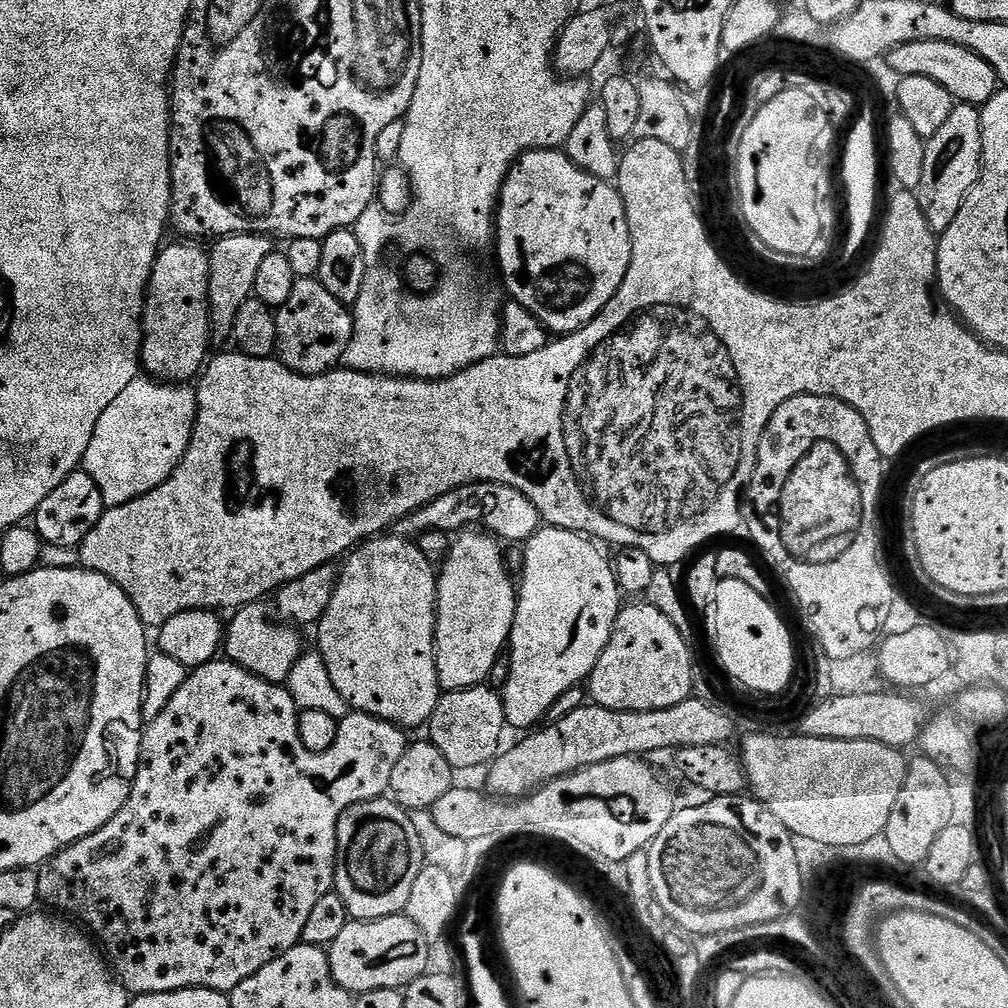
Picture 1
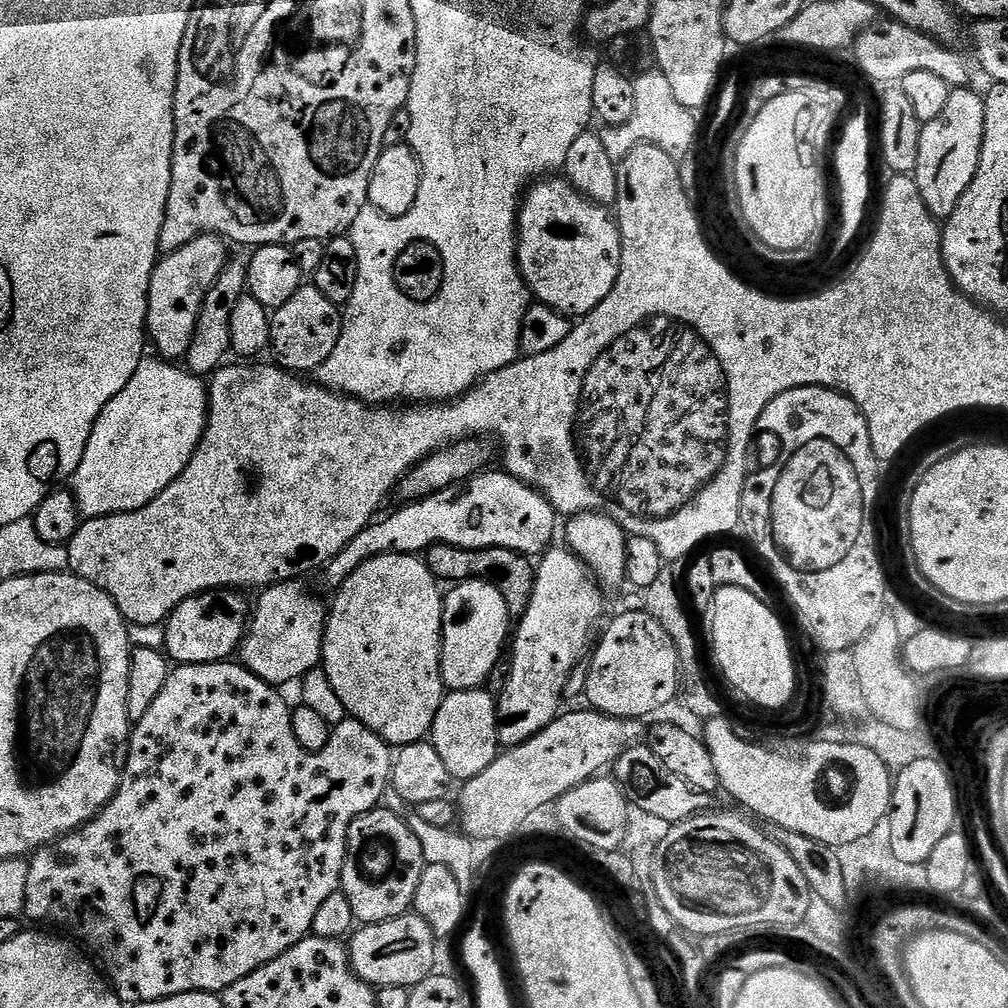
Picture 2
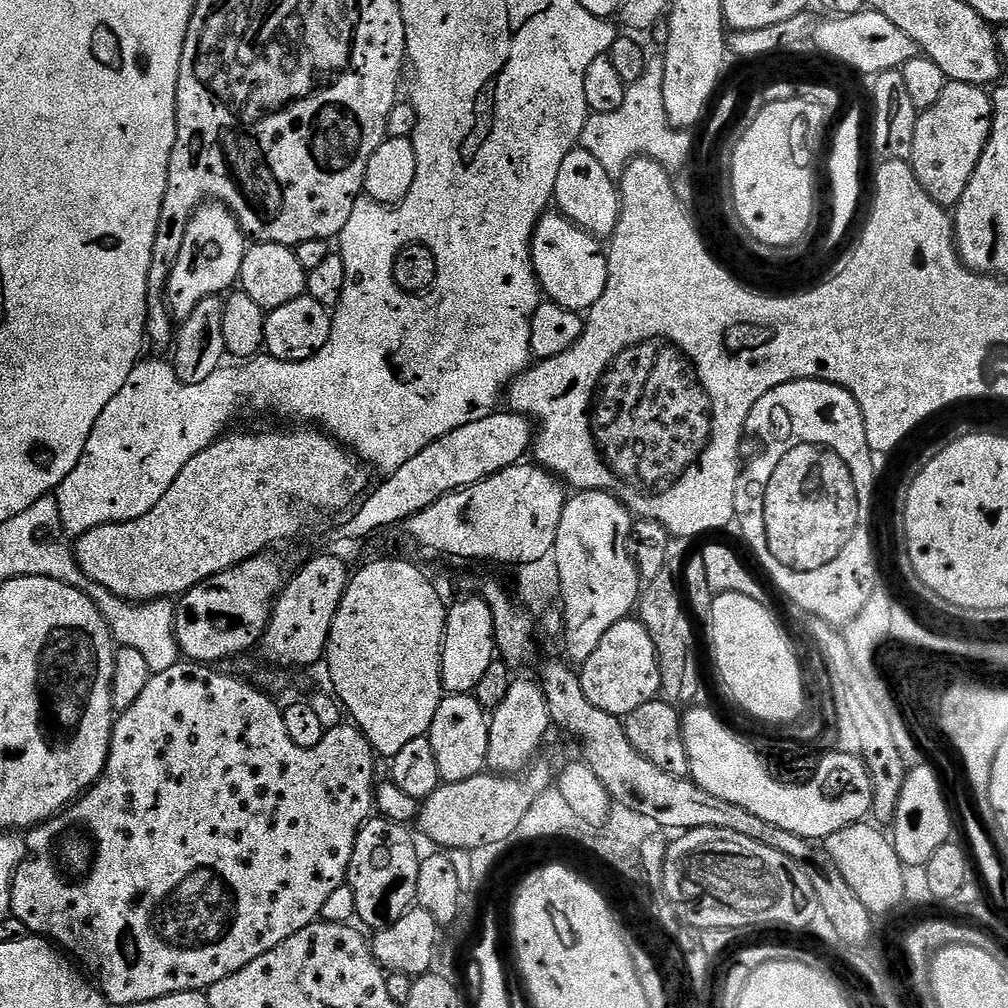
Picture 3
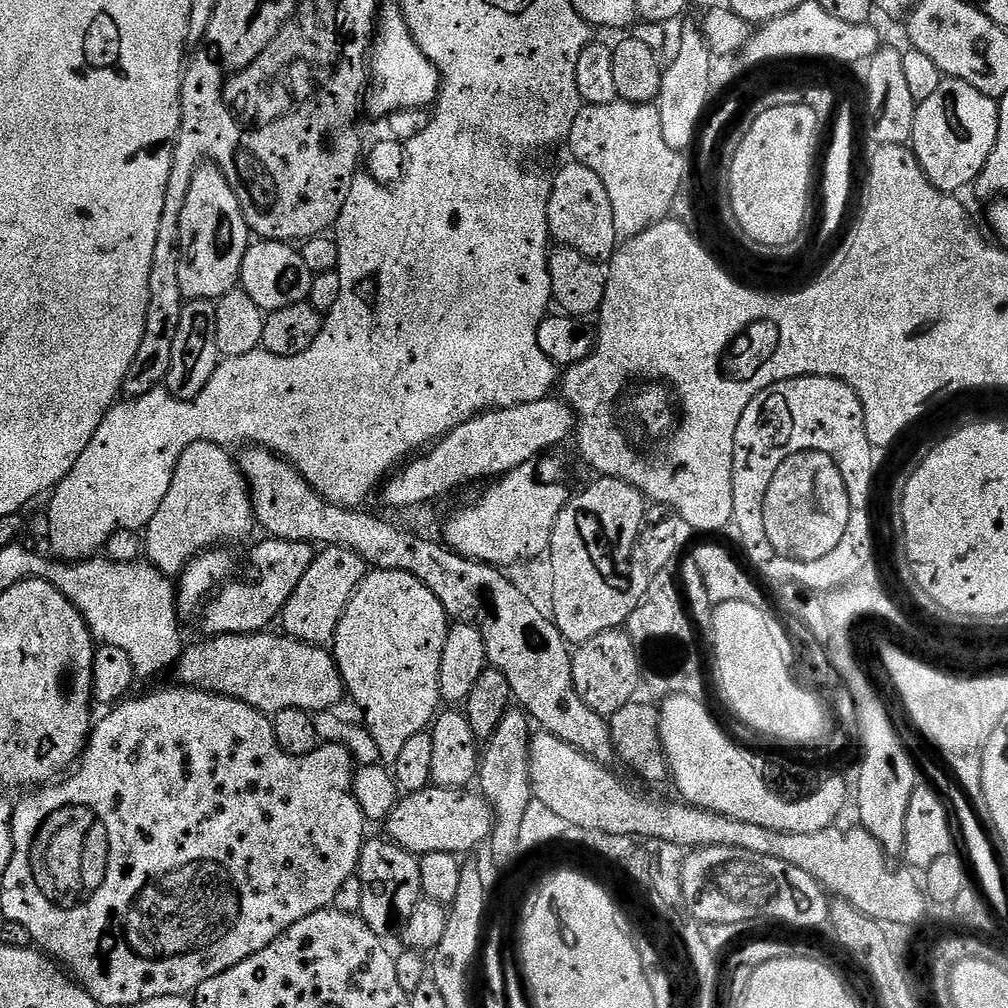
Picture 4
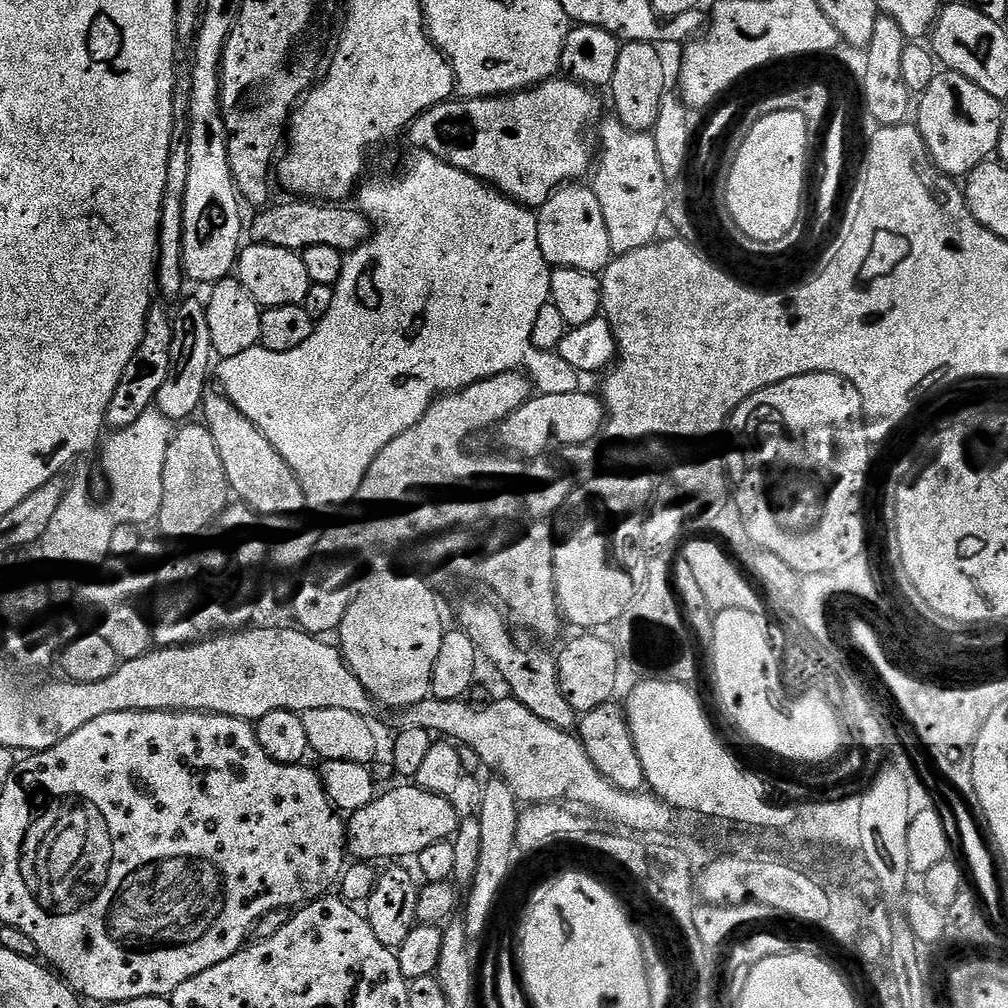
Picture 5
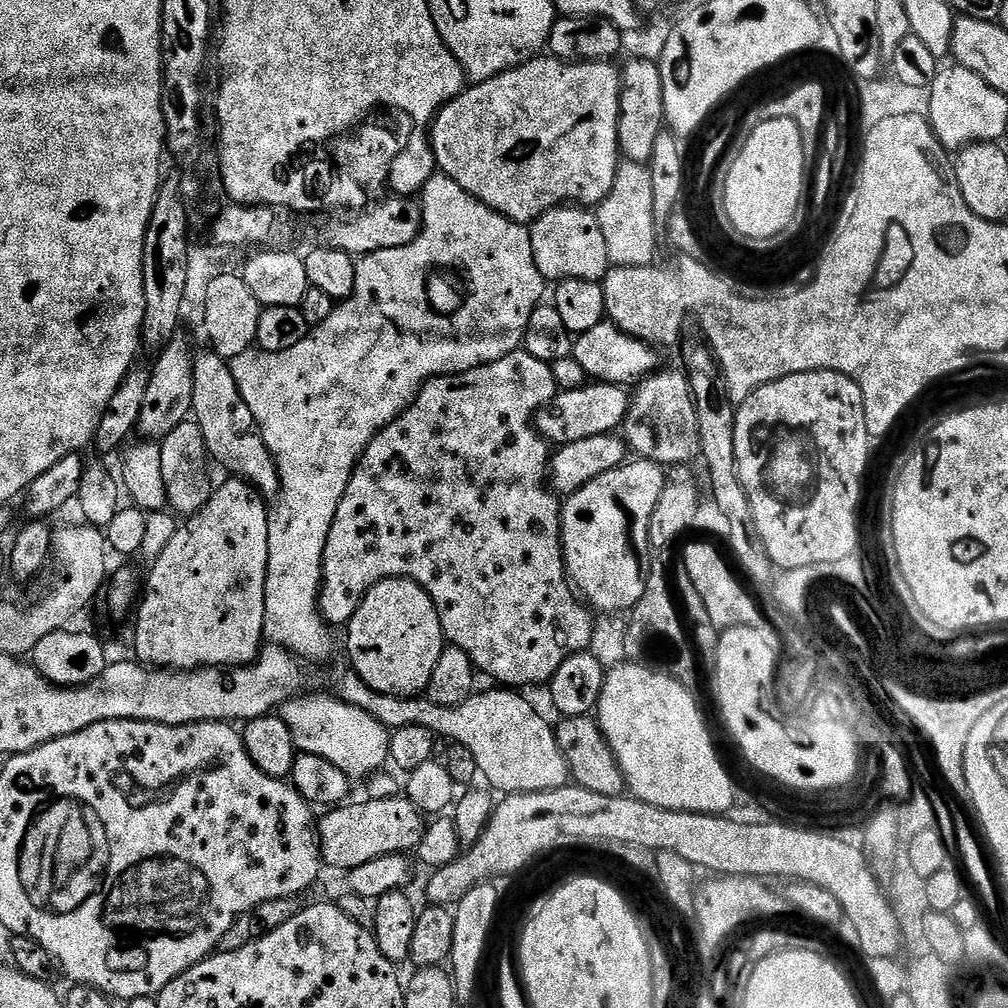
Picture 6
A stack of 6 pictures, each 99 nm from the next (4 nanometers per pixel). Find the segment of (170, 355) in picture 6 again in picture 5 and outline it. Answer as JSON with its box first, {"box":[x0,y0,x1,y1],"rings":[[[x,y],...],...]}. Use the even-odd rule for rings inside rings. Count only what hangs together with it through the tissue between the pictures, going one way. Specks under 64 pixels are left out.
{"box":[155,300,214,422],"rings":[[[188,300],[172,312],[172,372],[158,390],[155,407],[167,420],[184,422],[197,415],[203,405],[204,393],[209,391],[208,371],[214,368],[214,353],[210,338],[210,322],[205,301]]]}

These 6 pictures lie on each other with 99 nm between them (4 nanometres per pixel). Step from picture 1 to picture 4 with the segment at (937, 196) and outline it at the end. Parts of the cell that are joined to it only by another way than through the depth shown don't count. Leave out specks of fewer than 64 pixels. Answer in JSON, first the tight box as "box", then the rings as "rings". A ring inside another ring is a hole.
{"box":[910,79,999,194],"rings":[[[941,79],[938,90],[934,90],[934,95],[917,103],[910,147],[916,153],[920,169],[930,178],[935,188],[949,194],[960,194],[967,184],[968,187],[975,185],[976,179],[980,177],[980,171],[986,166],[998,142],[999,117],[999,103],[982,94],[982,90],[974,90],[974,86],[970,86],[970,82],[965,80]]]}

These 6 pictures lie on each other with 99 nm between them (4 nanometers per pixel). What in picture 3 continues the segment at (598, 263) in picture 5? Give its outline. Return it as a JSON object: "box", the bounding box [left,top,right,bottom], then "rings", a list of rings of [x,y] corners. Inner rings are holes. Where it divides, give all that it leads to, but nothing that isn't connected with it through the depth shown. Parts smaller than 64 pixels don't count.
{"box":[554,146,620,238],"rings":[[[579,146],[570,154],[566,154],[566,158],[562,158],[554,204],[555,207],[560,207],[557,208],[559,215],[597,238],[611,237],[620,221],[620,193],[617,181],[606,174],[606,170],[602,170],[594,154]]]}

